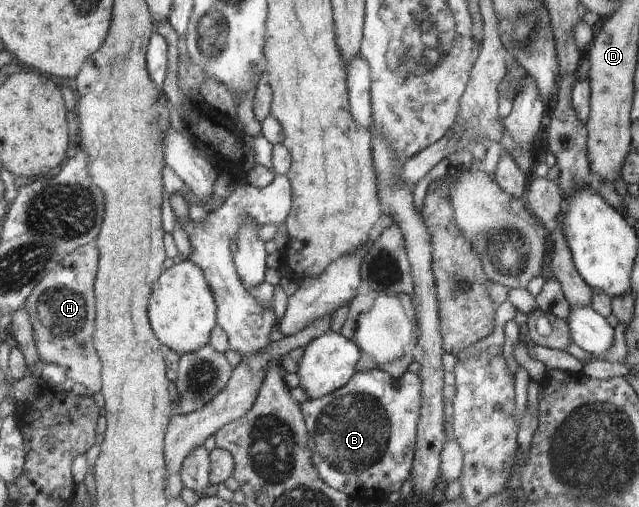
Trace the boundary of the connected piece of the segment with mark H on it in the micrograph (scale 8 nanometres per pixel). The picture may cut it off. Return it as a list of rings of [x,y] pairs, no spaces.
[[[94,244],[76,249],[49,271],[25,301],[39,357],[45,364],[62,365],[66,377],[85,385],[89,394],[102,389],[101,358],[92,343],[92,335],[95,335],[93,285],[99,259],[100,250]]]

